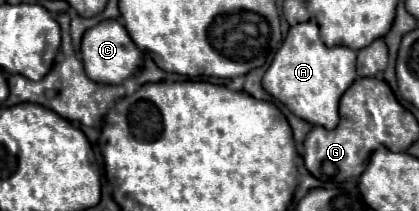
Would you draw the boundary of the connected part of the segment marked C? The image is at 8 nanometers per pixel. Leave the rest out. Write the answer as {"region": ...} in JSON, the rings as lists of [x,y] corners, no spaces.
{"region":[[[106,20],[90,28],[82,38],[80,52],[88,78],[100,84],[122,84],[140,64],[140,50],[118,20]]]}

